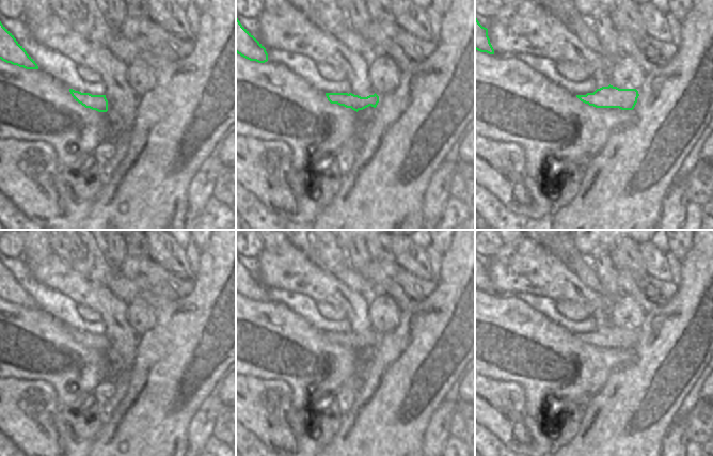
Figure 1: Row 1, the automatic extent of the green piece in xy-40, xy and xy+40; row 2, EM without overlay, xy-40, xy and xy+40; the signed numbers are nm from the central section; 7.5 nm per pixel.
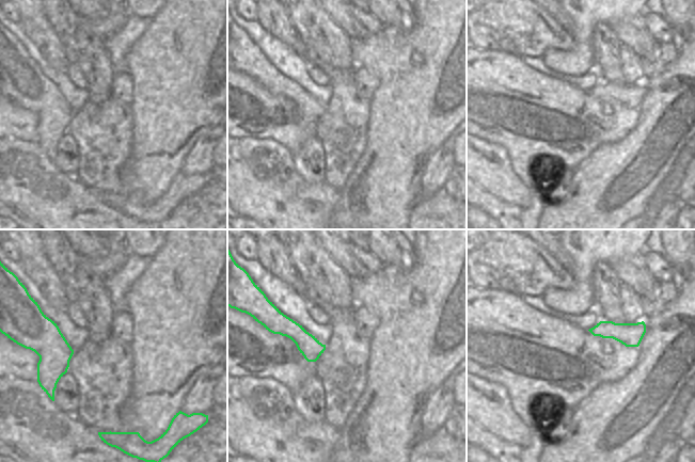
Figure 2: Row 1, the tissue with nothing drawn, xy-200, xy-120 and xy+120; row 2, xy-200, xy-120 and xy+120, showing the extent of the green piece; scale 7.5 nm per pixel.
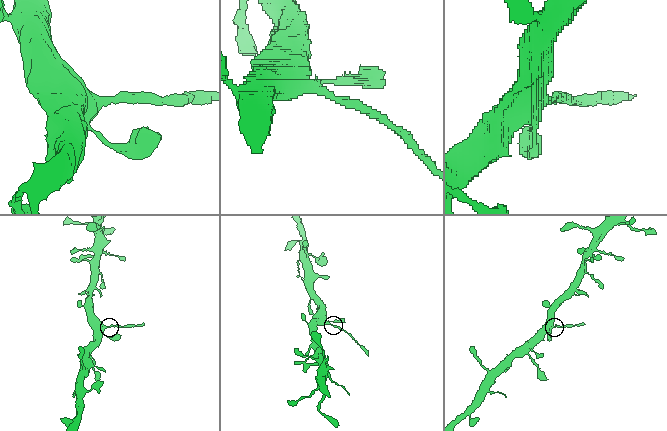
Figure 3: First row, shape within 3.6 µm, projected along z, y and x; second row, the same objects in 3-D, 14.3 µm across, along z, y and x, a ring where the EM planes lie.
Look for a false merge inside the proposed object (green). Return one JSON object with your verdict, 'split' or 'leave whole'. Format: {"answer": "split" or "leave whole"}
{"answer": "split"}

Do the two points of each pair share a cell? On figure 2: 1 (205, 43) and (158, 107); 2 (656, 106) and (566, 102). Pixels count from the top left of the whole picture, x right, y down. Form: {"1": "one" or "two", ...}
{"1": "one", "2": "two"}

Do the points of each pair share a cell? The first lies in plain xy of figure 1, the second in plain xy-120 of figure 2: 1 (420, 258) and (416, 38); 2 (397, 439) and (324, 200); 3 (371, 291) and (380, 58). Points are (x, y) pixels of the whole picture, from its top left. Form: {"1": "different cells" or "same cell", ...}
{"1": "different cells", "2": "different cells", "3": "same cell"}

